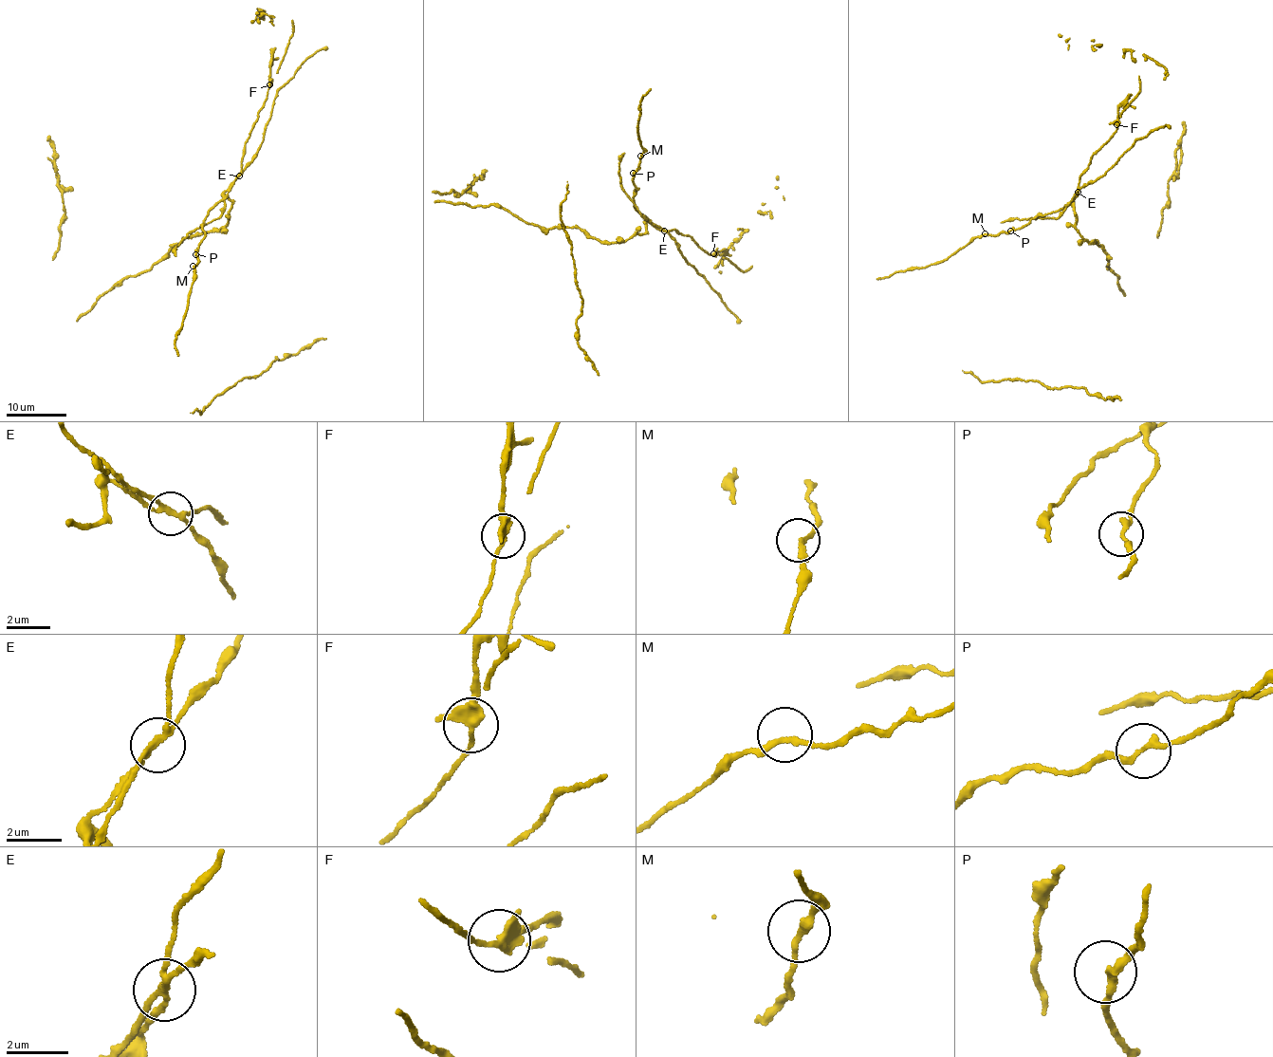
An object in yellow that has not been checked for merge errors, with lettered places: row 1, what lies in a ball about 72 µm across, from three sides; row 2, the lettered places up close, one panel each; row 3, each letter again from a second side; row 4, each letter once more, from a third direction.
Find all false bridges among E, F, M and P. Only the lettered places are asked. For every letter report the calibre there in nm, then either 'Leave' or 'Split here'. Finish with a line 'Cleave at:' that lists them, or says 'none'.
E: Thickness 170 nm. Split here
F: Thickness 280 nm. Split here
M: Thickness 200 nm. Leave
P: Thickness 200 nm. Leave
Cleave at: E, F

